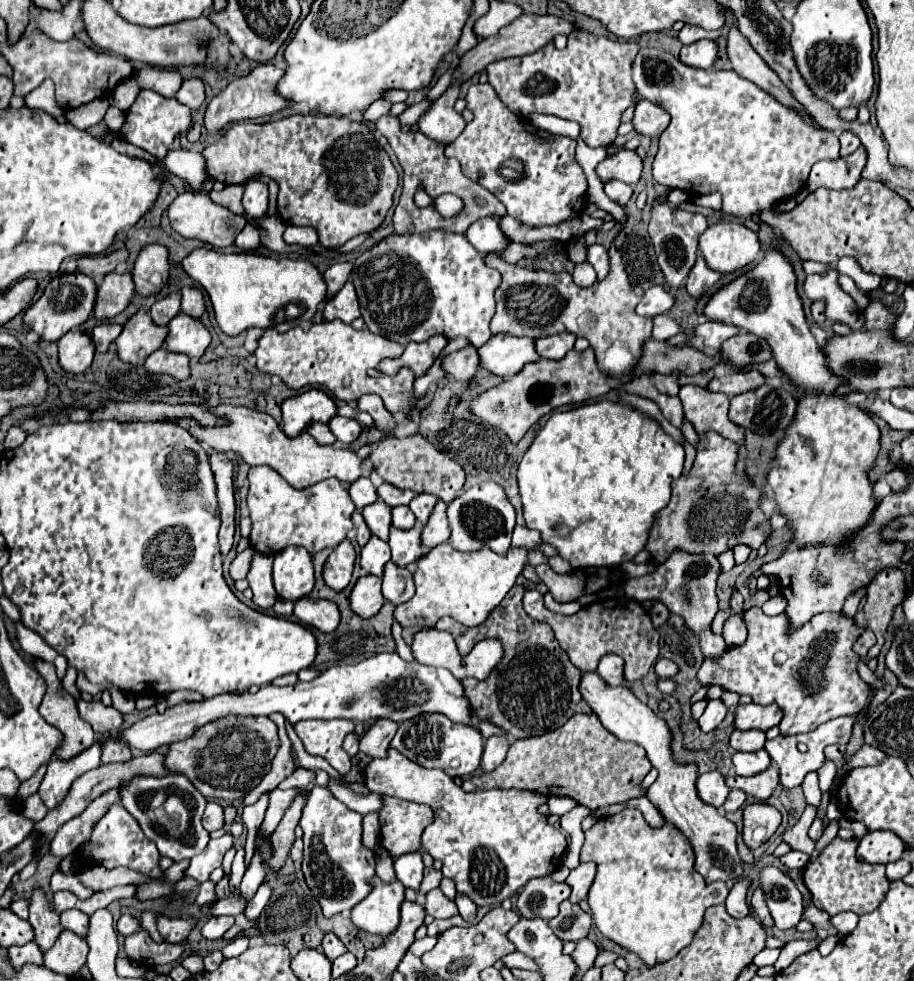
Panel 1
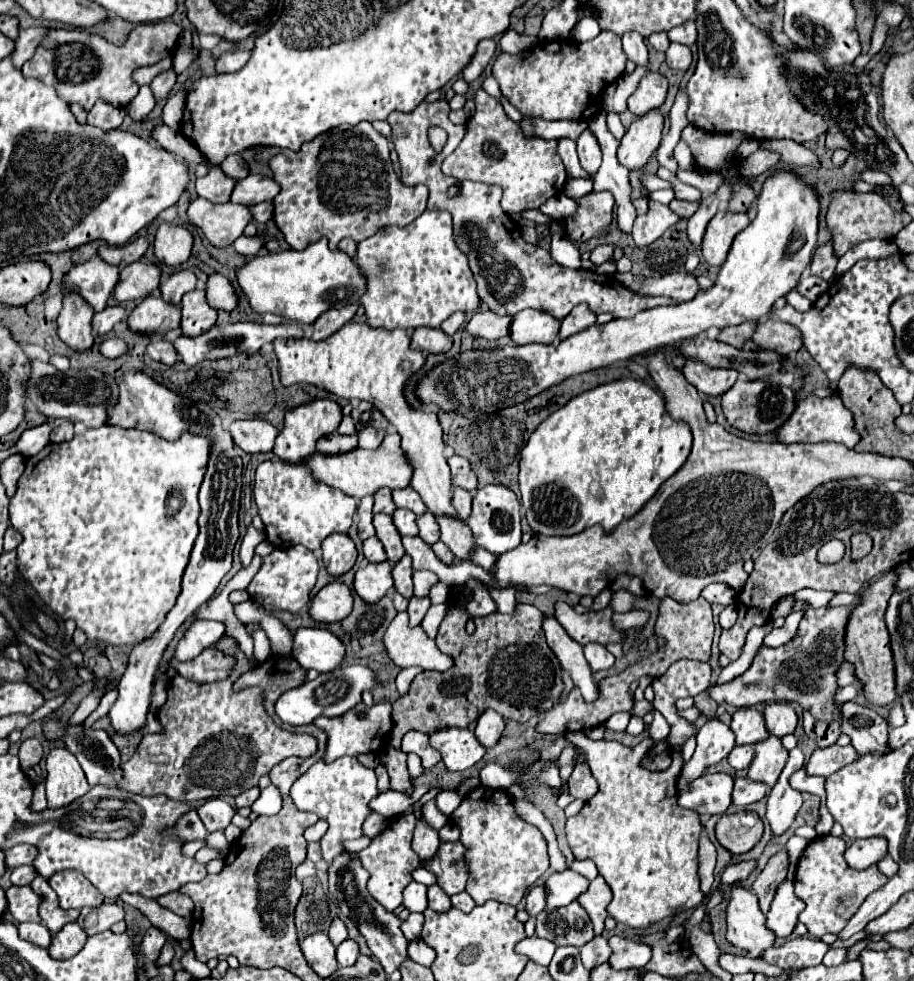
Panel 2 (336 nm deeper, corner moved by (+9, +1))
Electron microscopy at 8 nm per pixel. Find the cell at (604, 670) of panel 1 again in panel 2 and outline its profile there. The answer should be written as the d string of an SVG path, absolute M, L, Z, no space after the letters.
M587 643L583 647L583 653L585 653L585 659L593 671L609 669L615 663L615 657L607 651L607 647L603 647L599 643Z

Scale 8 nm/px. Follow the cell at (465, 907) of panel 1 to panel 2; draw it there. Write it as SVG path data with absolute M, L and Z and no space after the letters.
M465 891L453 895L451 901L453 901L453 907L455 907L455 909L461 909L463 913L469 913L469 911L475 907L475 901L473 901Z

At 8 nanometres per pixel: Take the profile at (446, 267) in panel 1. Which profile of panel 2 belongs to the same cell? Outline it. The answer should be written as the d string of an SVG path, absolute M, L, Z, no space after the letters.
M425 211L413 223L405 227L389 225L379 229L375 235L367 237L357 245L355 265L359 265L365 281L367 293L361 297L365 307L367 325L379 329L417 329L417 327L441 327L441 323L455 311L469 313L479 307L479 297L475 291L475 279L469 269L465 253L455 245L451 215L447 211Z

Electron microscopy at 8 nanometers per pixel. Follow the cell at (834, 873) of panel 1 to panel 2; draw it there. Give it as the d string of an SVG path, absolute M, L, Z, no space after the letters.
M833 835L815 837L803 851L797 873L795 873L795 895L805 901L805 911L799 915L799 921L809 929L813 937L825 933L839 933L849 917L861 907L865 897L887 883L887 877L879 873L877 865L867 867L865 871L851 869L843 857L845 841Z

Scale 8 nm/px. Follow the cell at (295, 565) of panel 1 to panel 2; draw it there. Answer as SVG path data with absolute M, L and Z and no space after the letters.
M293 545L289 549L275 549L271 555L263 557L263 565L259 573L253 577L249 583L247 591L255 603L265 607L267 611L291 611L297 613L309 603L309 593L315 585L319 571L319 563L315 555L303 547L303 545Z

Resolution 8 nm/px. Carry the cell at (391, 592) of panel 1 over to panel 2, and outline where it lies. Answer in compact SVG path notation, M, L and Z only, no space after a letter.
M403 557L401 561L395 563L393 571L393 585L395 589L405 597L405 599L411 599L413 597L413 581L411 581L411 557Z

